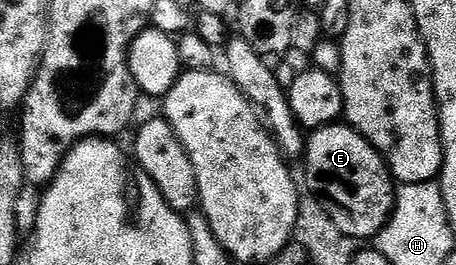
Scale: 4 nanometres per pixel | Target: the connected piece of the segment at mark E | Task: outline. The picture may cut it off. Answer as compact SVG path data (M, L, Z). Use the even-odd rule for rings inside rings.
M343 122L329 124L312 131L306 137L305 163L307 162L307 184L309 192L316 197L325 214L336 224L342 234L351 236L356 242L378 237L395 209L397 184L387 167L387 162L363 135Z

